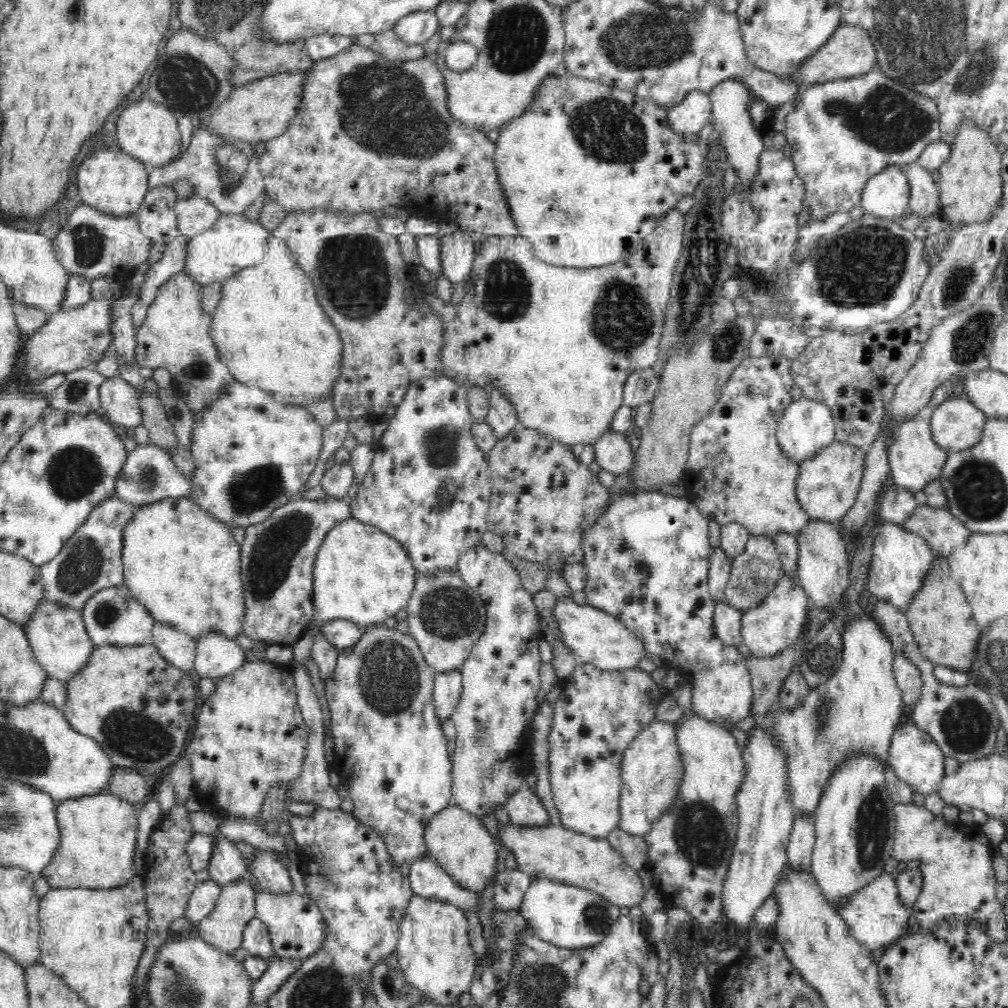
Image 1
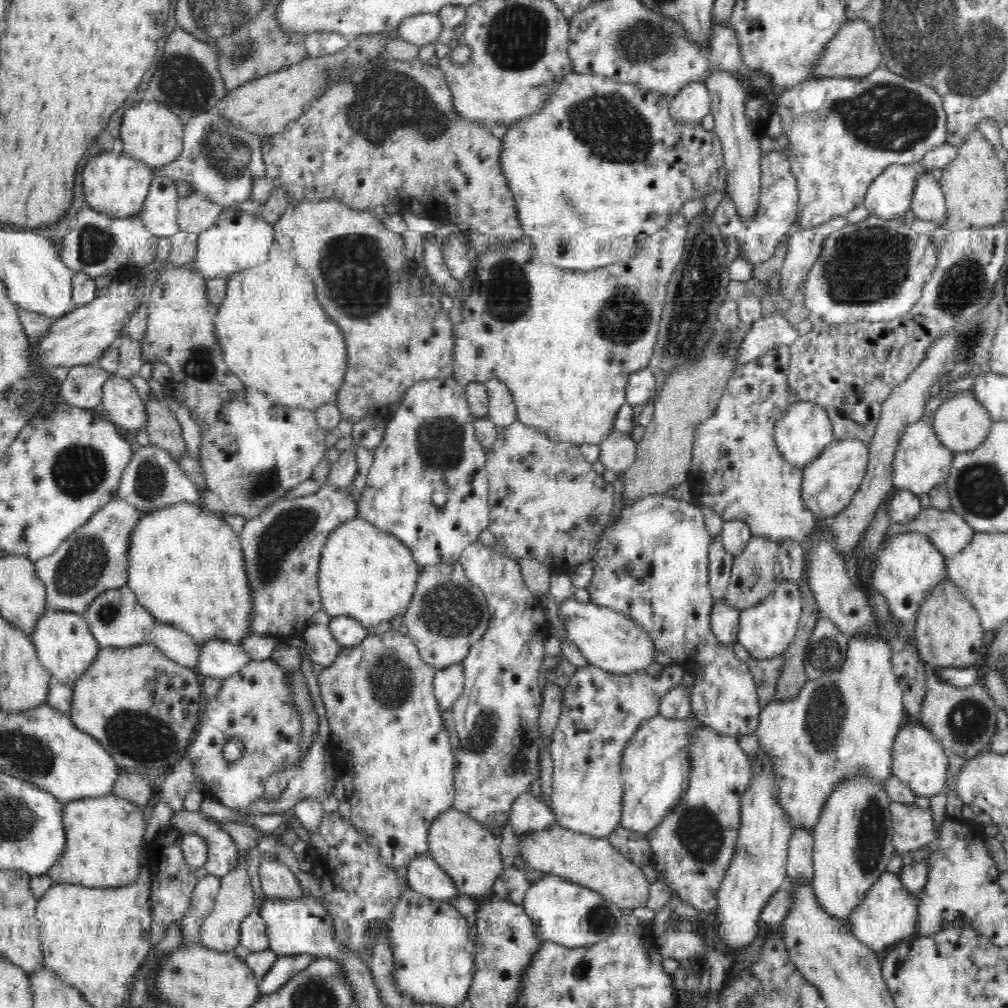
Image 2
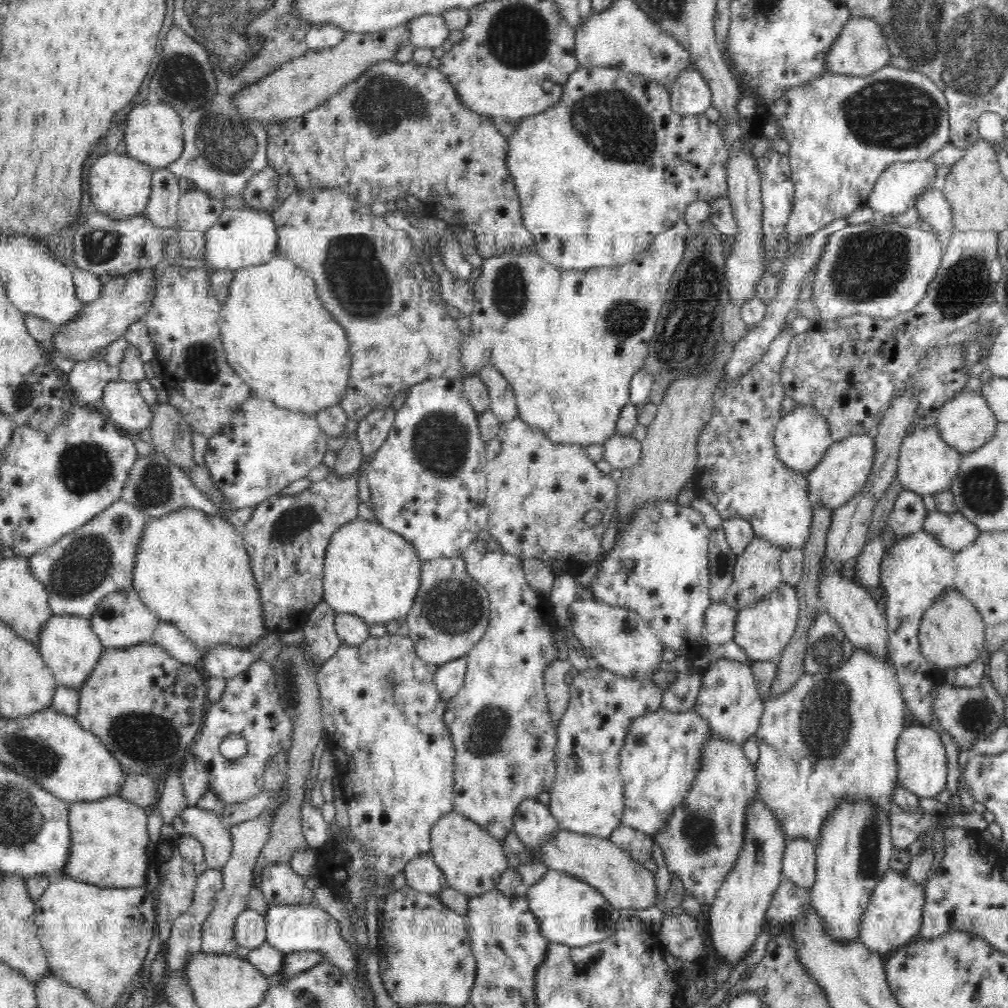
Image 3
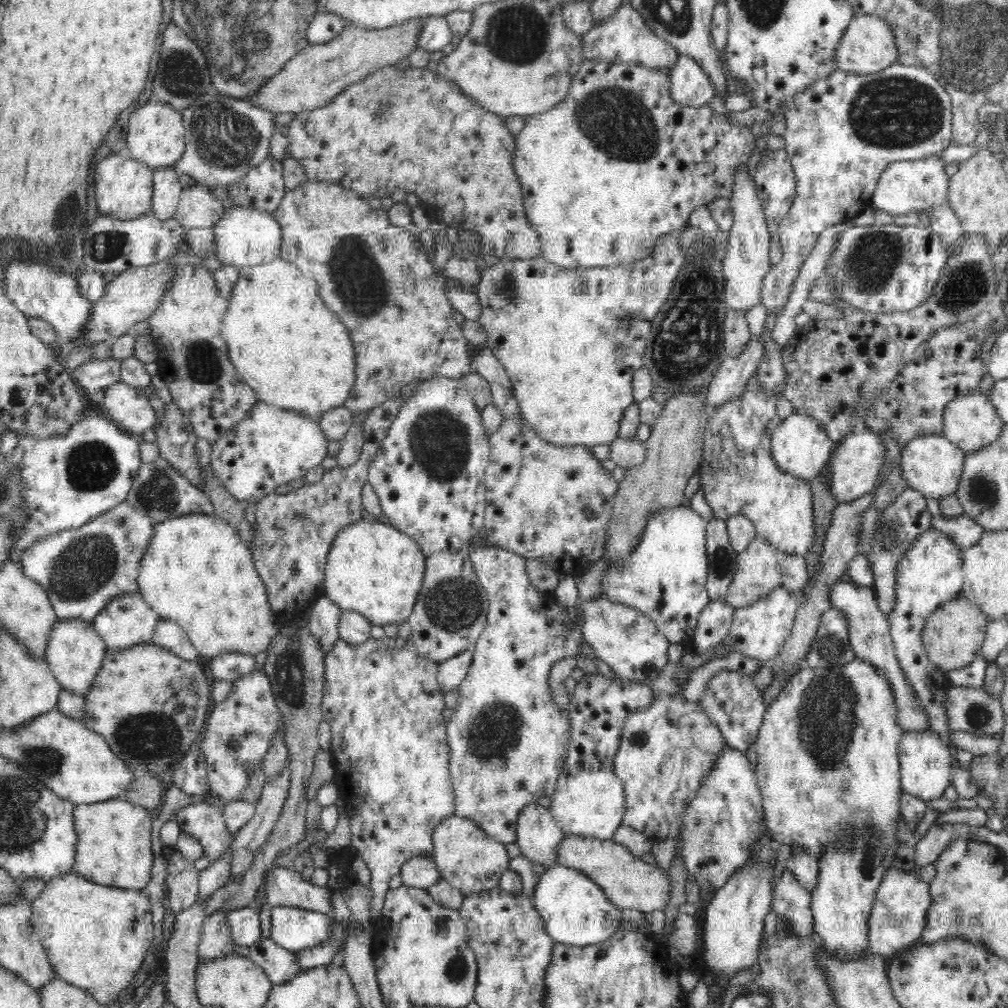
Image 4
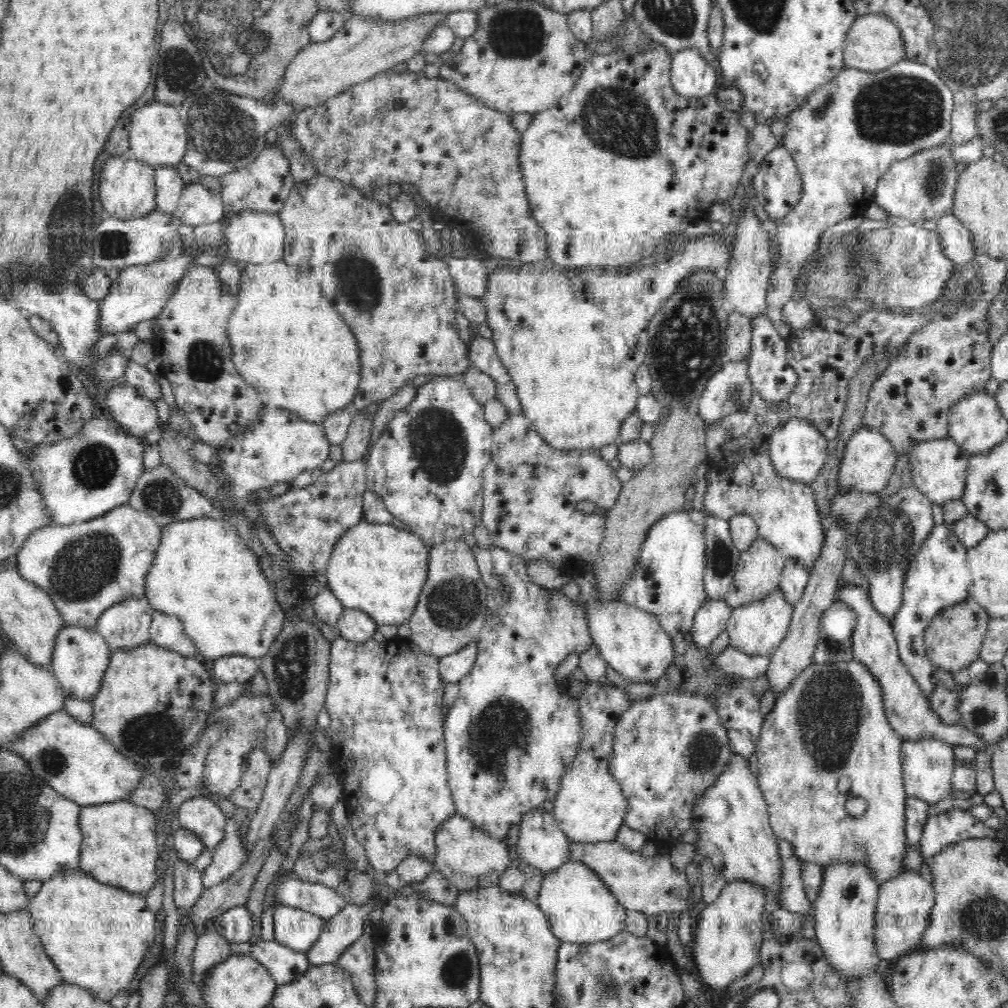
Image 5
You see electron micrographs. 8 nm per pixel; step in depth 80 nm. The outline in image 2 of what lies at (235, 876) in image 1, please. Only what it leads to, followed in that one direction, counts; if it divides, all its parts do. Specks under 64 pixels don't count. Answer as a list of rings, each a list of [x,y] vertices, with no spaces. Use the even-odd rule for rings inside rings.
[[[179,810],[174,812],[170,827],[184,832],[185,835],[198,834],[208,845],[208,858],[205,868],[209,874],[226,876],[238,862],[238,845],[211,817],[201,812]]]

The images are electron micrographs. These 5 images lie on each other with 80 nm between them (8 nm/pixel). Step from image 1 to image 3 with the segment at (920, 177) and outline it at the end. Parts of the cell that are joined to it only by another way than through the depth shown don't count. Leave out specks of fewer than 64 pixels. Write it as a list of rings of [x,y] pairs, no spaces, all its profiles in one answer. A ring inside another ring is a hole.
[[[926,189],[915,202],[923,225],[939,232],[954,232],[954,216],[940,189]]]

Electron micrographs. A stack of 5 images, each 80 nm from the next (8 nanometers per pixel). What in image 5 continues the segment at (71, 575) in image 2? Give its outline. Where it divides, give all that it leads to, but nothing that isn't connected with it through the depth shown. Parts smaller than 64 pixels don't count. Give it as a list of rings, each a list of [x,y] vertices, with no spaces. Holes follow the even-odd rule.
[[[122,505],[86,522],[68,526],[46,526],[36,529],[17,552],[17,569],[26,580],[36,583],[53,600],[66,625],[94,629],[101,614],[113,604],[129,598],[145,598],[145,576],[157,553],[161,526],[149,514]]]

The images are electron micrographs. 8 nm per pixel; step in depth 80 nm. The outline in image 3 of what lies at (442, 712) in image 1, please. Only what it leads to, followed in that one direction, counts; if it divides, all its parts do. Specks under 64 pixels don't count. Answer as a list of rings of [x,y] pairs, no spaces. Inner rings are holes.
[[[467,655],[446,662],[445,665],[440,665],[437,668],[434,675],[436,691],[438,691],[438,695],[441,696],[445,704],[454,699],[462,689],[466,669]]]

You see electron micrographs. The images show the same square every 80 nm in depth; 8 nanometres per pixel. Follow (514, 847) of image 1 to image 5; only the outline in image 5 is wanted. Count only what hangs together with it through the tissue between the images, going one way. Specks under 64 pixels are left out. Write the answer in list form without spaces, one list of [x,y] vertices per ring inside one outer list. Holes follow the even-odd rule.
[[[569,842],[569,860],[584,862],[601,878],[607,889],[617,901],[628,910],[637,910],[645,915],[658,915],[661,912],[691,912],[696,908],[692,899],[694,894],[685,873],[672,866],[669,855],[657,853],[653,857],[644,857],[641,852],[634,852],[619,842],[601,842],[596,844]]]

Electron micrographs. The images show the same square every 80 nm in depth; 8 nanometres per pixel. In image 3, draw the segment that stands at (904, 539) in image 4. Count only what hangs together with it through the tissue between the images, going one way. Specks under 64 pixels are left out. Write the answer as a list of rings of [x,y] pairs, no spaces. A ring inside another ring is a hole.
[[[905,489],[903,492],[900,492],[892,511],[886,518],[886,526],[882,528],[880,535],[888,530],[891,533],[893,532],[900,540],[922,531],[922,523],[928,512],[924,507],[922,497],[922,495]]]

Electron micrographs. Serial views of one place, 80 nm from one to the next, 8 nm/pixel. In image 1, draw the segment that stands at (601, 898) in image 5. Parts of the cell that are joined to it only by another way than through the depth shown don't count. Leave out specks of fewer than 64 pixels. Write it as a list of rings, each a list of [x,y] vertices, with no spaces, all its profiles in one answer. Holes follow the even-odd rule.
[[[538,878],[530,883],[518,911],[527,920],[535,937],[565,949],[597,945],[622,916],[620,907],[602,895],[549,878]]]

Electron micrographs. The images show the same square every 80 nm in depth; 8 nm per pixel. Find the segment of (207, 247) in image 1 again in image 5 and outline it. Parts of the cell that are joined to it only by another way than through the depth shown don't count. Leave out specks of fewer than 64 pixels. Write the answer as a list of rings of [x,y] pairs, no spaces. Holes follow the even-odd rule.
[[[244,211],[232,213],[224,228],[224,241],[230,262],[239,260],[252,264],[269,263],[283,258],[286,232],[280,216],[270,212]]]

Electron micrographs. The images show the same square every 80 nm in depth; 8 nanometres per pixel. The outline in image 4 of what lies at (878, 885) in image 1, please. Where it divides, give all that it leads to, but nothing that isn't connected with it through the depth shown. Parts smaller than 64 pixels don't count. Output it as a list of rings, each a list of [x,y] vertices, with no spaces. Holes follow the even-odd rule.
[[[889,868],[875,894],[868,919],[868,948],[874,956],[892,958],[898,951],[920,943],[926,924],[926,913],[932,902],[930,885],[916,871]]]

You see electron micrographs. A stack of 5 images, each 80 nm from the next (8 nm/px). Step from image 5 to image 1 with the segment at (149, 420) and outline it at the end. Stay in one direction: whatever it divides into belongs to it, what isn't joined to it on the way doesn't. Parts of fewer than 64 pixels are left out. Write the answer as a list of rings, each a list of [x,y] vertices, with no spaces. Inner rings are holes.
[[[116,375],[106,379],[99,388],[101,407],[106,410],[105,419],[131,431],[142,422],[136,387]]]

